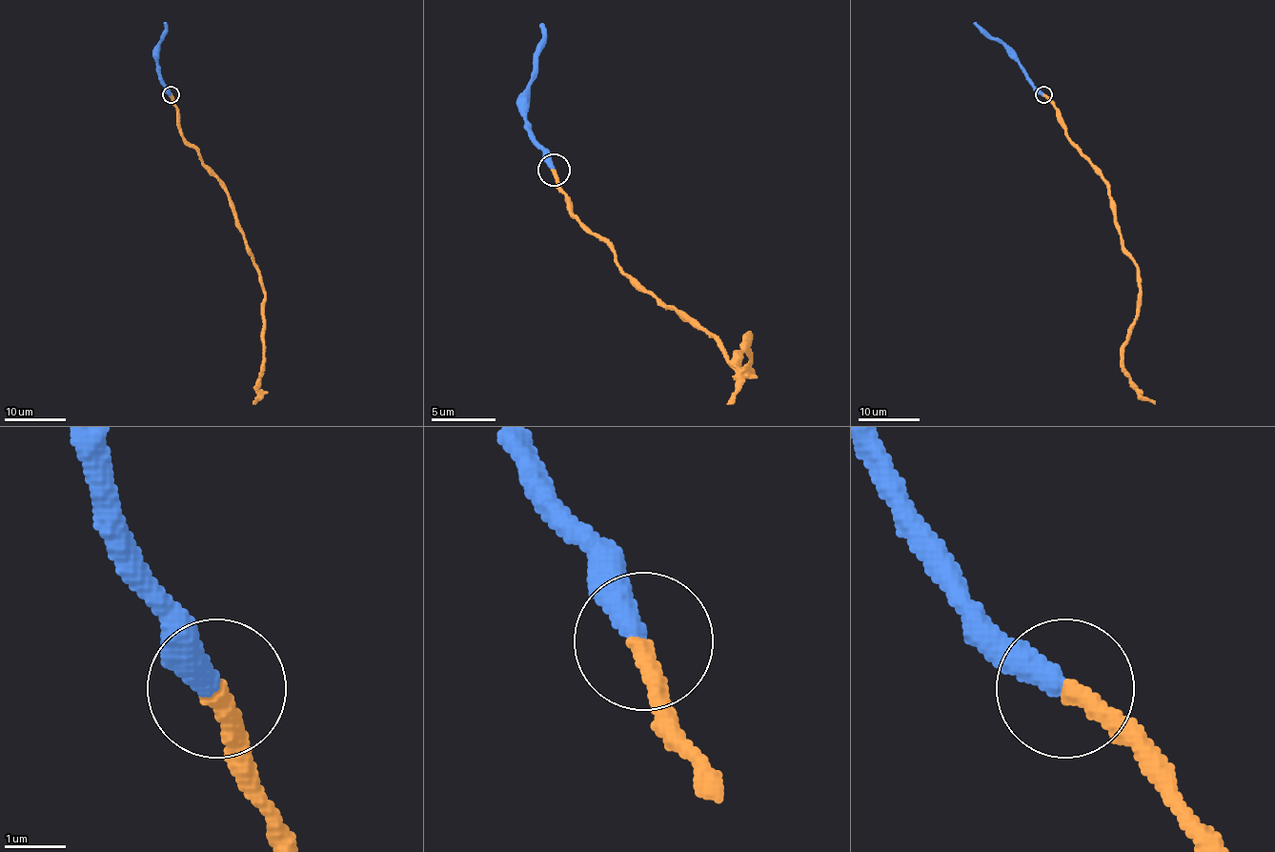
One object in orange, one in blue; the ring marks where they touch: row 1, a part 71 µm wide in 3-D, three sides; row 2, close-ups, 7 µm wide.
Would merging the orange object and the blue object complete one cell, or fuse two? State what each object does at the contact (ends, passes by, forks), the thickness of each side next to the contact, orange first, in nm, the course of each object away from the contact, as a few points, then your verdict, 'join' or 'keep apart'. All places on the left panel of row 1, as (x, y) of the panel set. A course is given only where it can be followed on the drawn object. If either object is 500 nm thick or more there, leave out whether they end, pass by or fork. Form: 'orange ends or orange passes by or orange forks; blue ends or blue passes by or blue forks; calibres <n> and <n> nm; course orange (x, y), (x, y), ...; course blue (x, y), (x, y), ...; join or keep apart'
orange ends; blue ends; calibres 320 and 420 nm; course orange (171, 95), (179, 133), (218, 179), (247, 253), (257, 267), (264, 347), (259, 397), (253, 403); course blue (171, 95), (159, 76), (158, 44), (166, 29), (164, 23); join

